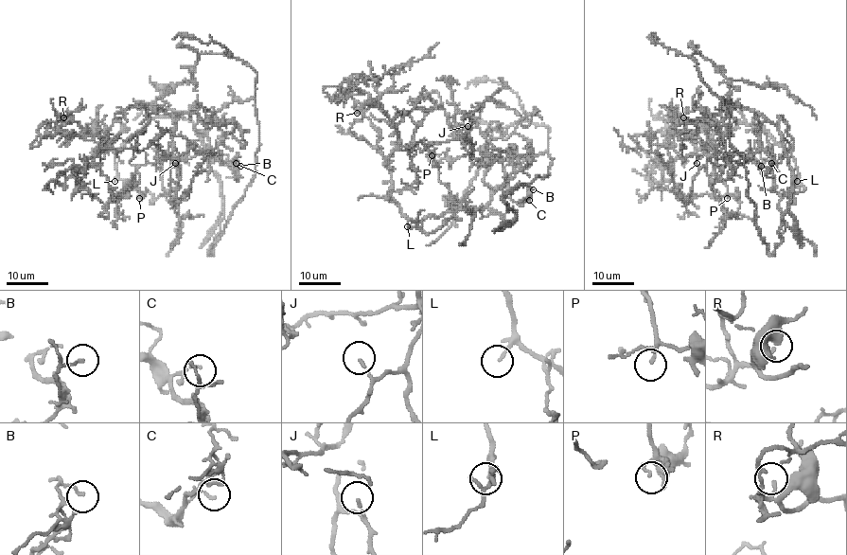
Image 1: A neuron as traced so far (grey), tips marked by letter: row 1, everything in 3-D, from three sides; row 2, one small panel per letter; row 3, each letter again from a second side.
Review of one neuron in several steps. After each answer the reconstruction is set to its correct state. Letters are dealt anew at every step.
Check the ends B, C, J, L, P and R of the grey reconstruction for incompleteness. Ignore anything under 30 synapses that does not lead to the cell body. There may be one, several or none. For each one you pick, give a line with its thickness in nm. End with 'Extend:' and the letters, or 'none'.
L: 130 nm
Extend: L

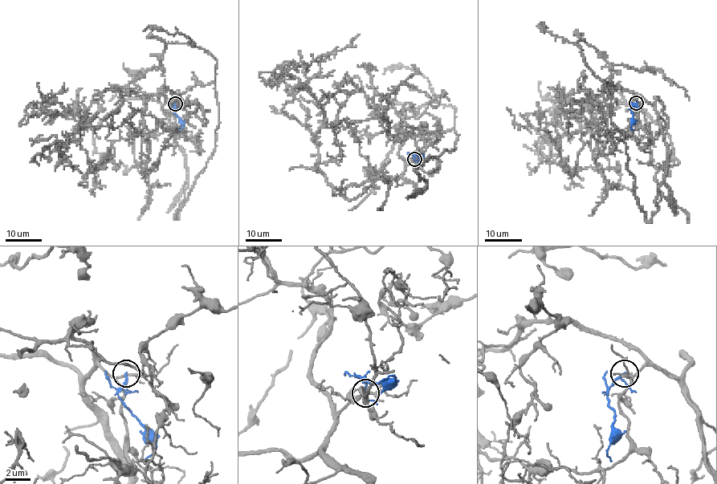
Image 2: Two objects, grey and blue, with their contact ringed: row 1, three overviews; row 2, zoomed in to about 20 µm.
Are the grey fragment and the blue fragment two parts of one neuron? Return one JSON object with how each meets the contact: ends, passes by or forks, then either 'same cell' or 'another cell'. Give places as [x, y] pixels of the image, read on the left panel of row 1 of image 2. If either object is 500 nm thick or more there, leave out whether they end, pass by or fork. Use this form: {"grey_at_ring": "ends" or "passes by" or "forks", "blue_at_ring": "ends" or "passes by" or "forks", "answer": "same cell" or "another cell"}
{"grey_at_ring": "forks", "blue_at_ring": "passes by", "answer": "another cell"}

